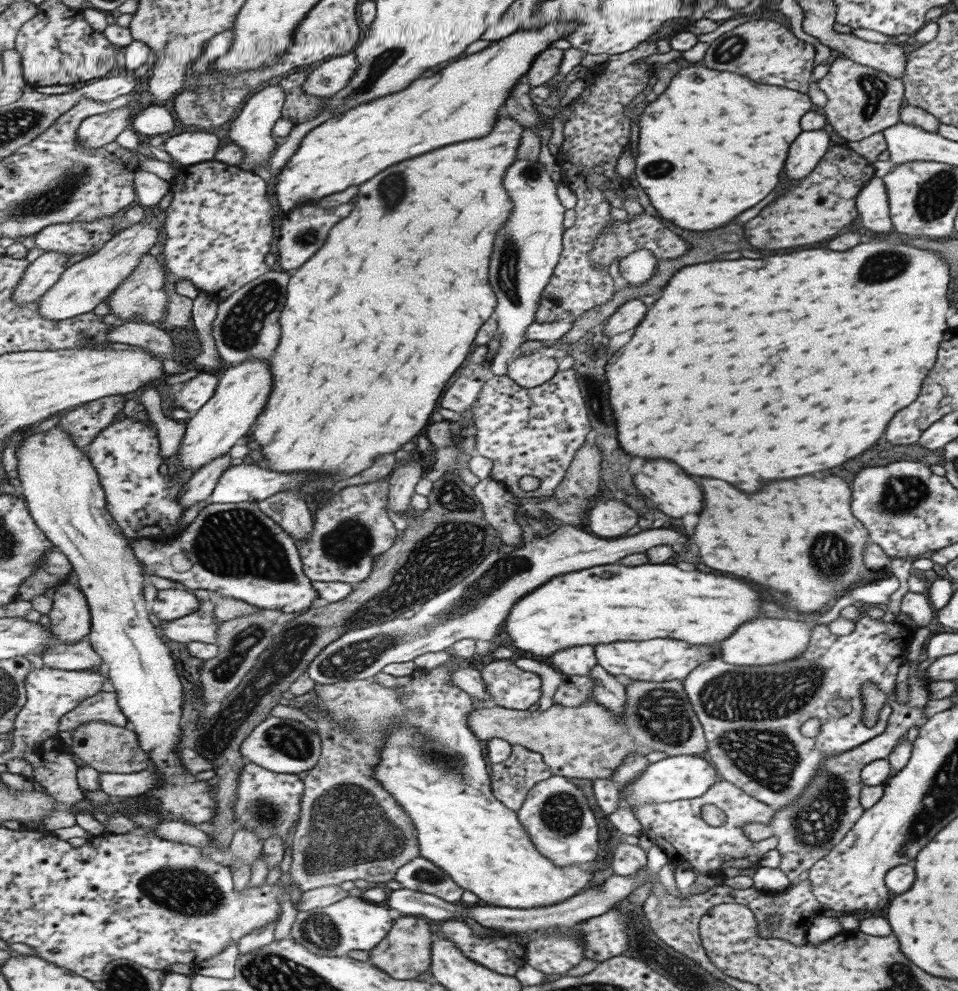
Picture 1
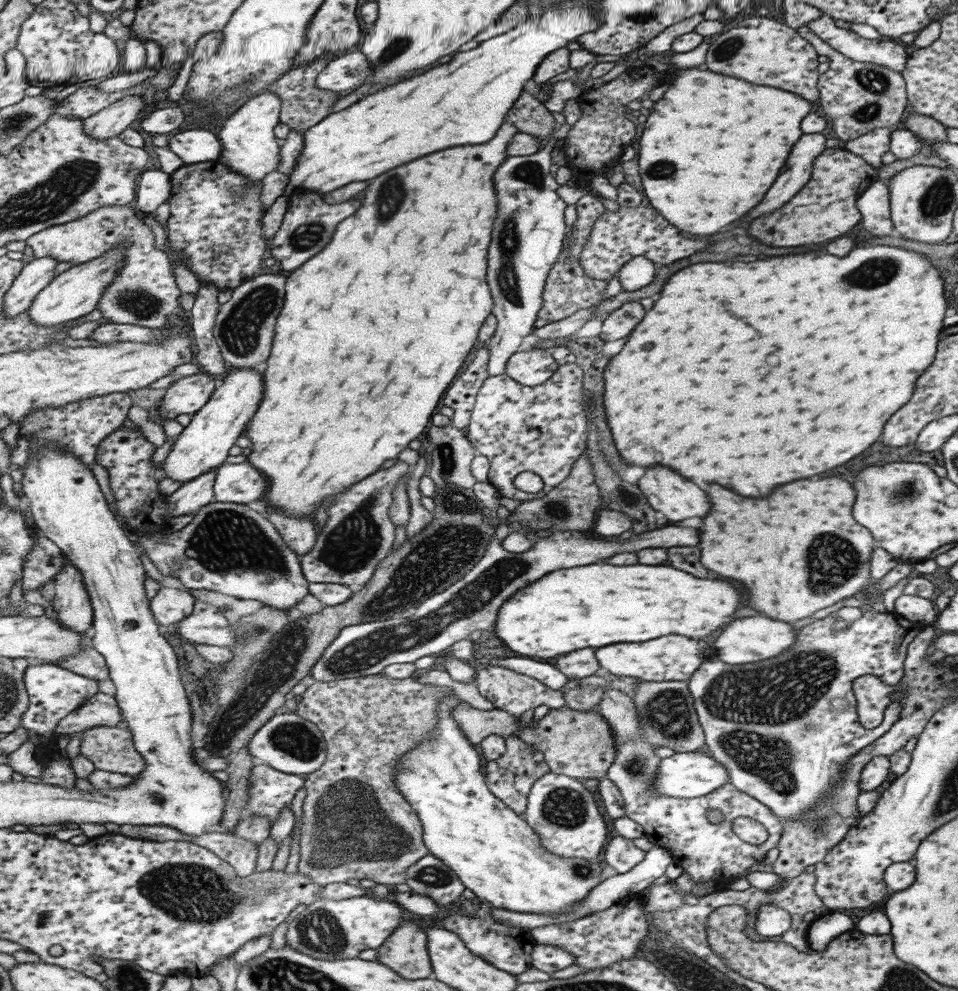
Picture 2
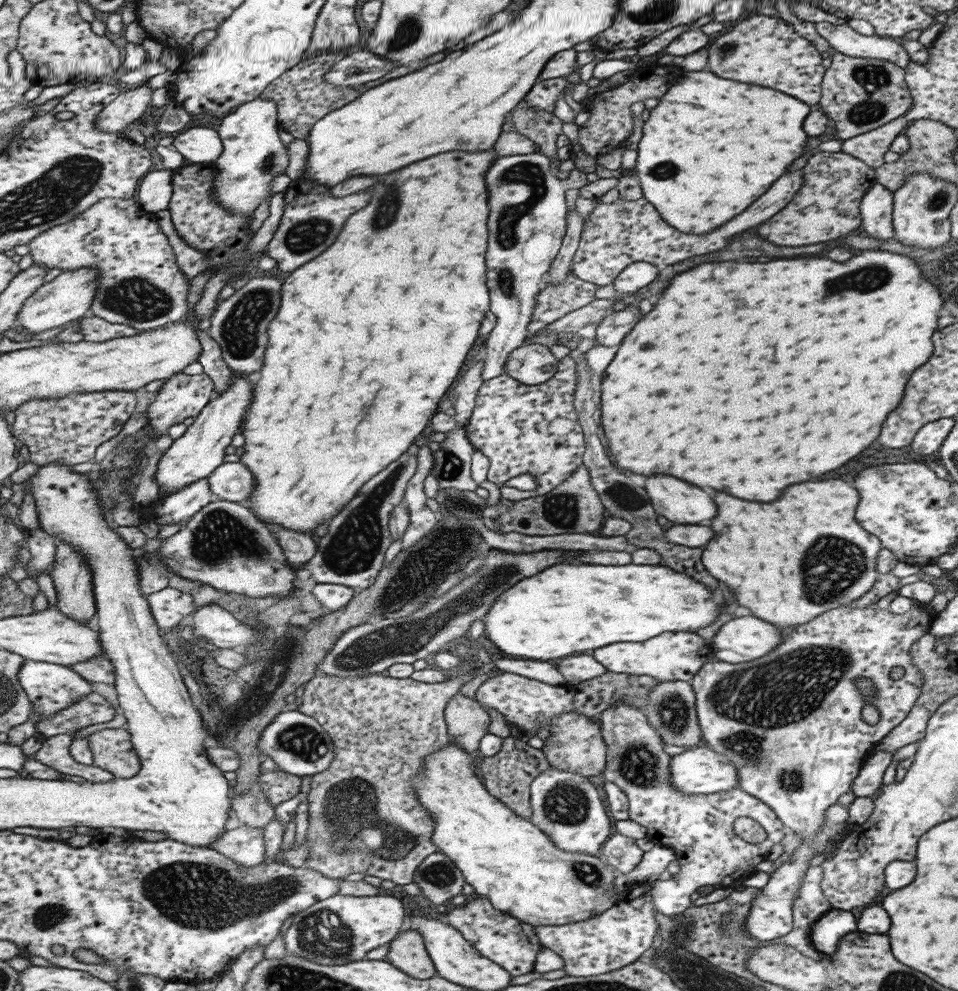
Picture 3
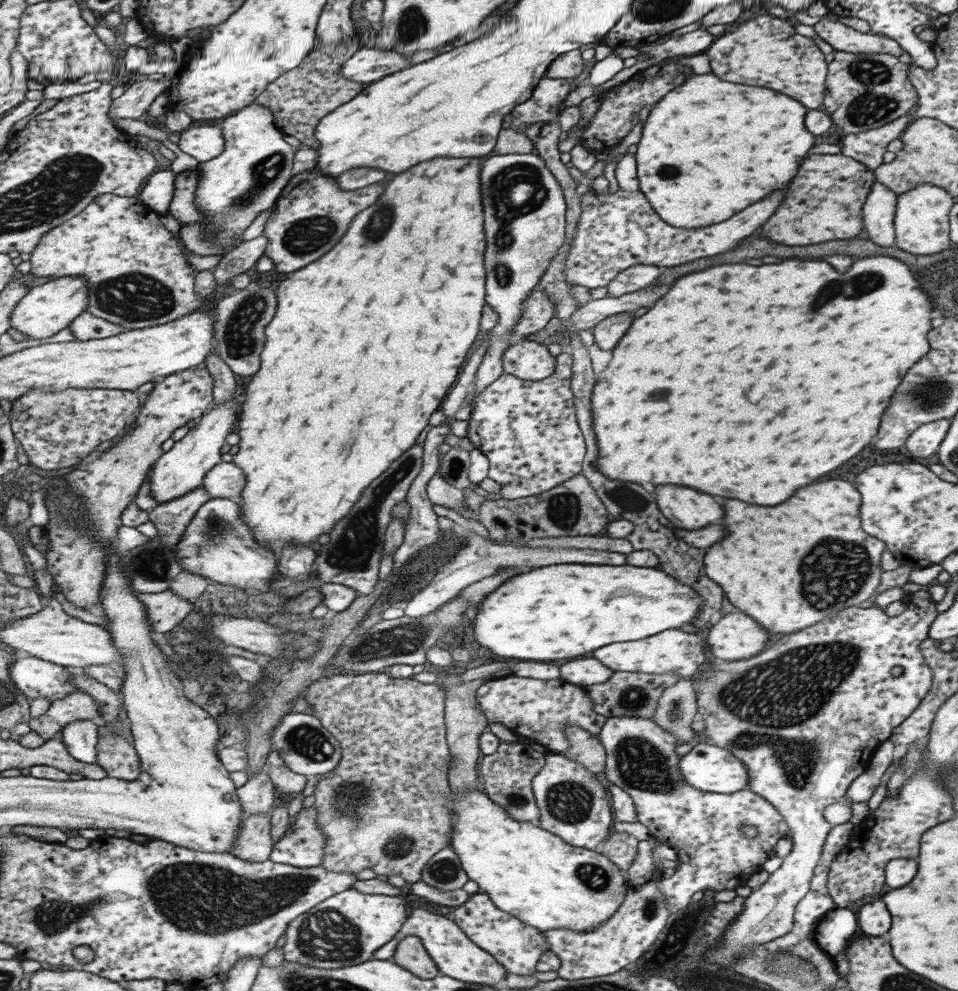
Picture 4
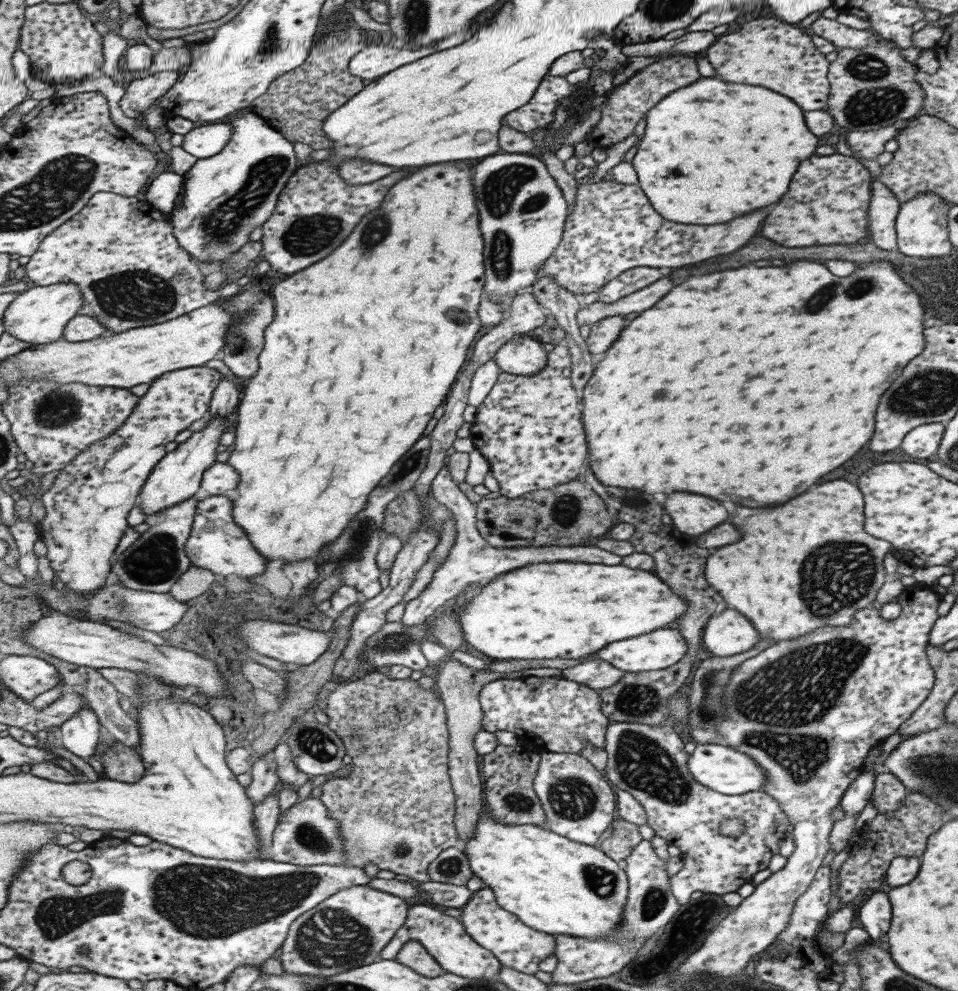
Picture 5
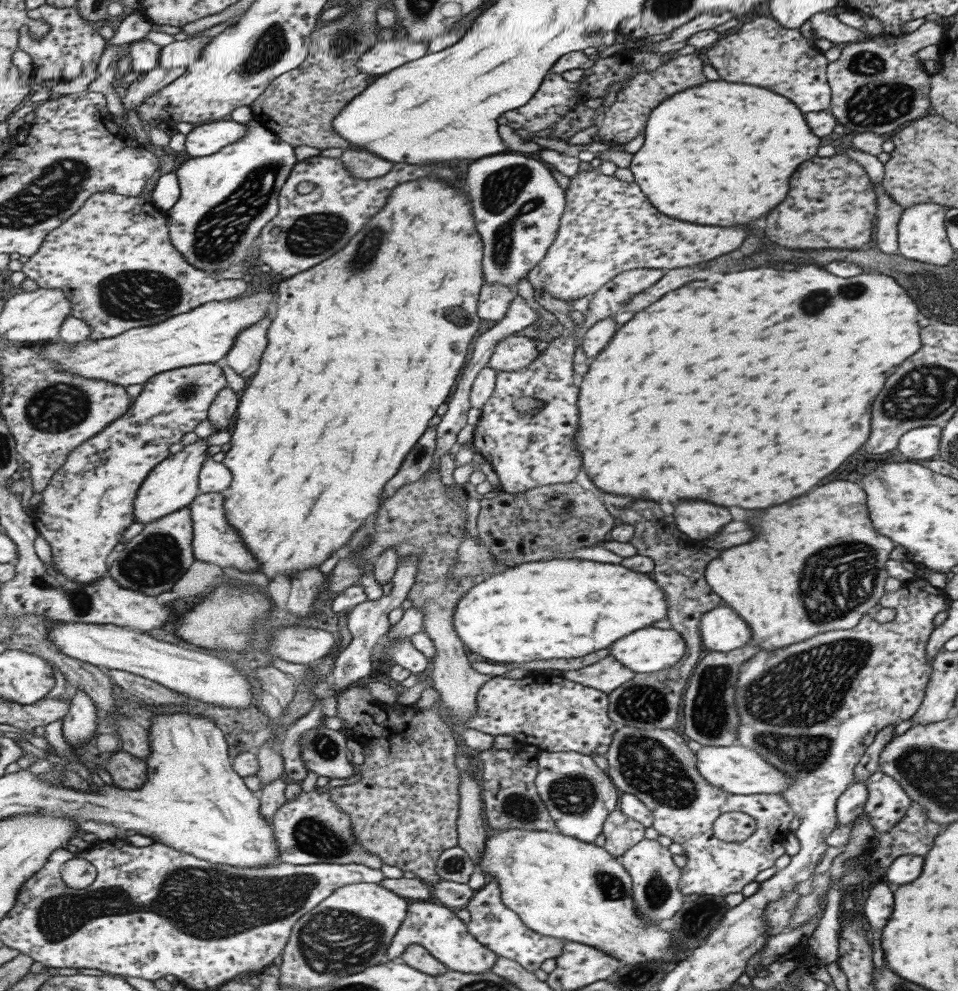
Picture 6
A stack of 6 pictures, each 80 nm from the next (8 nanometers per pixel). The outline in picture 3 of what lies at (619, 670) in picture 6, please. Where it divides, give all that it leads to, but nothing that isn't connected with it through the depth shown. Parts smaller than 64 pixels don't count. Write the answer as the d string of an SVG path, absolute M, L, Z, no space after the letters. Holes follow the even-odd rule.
M585 652L559 660L556 669L569 685L595 679L596 676L607 672L600 661L597 661L592 654L585 654Z

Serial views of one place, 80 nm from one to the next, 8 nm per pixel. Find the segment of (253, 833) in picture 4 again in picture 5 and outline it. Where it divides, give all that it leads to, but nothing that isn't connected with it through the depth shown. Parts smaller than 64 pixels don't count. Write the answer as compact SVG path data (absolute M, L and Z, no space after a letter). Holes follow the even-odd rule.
M277 791L272 792L266 800L254 808L254 827L257 828L259 839L261 839L260 854L262 854L262 858L270 858L273 835L280 823L279 812L281 812L281 807Z

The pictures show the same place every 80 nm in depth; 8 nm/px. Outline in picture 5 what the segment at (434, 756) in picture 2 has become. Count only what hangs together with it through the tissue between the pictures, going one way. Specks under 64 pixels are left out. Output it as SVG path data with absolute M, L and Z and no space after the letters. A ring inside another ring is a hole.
M489 807L482 808L479 820L477 834L466 847L464 844L460 846L469 859L471 870L481 878L482 888L492 888L505 910L516 914L531 928L553 936L564 934L600 939L614 935L628 893L626 874L620 863L609 858L601 849L573 842L543 826L502 823Z

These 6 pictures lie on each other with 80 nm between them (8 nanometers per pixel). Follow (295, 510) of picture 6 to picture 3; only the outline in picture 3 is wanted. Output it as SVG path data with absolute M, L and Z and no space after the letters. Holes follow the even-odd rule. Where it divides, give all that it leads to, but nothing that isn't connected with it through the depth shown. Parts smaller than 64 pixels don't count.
M495 148L485 152L445 152L429 160L401 168L399 172L379 176L379 182L373 186L373 200L367 208L351 216L349 224L343 228L343 234L337 238L329 252L317 256L308 264L293 271L284 280L281 310L269 327L269 354L265 353L264 367L255 376L254 399L248 411L241 432L245 436L245 445L240 451L241 461L256 476L256 487L249 500L255 505L257 516L269 526L285 526L288 529L315 535L315 528L331 520L343 508L347 507L363 484L384 471L391 463L409 450L423 432L427 430L433 414L439 408L439 402L449 394L453 382L457 380L473 346L479 340L479 330L488 312L492 310L492 298L487 284L487 244L489 244L489 188L485 176L497 160Z

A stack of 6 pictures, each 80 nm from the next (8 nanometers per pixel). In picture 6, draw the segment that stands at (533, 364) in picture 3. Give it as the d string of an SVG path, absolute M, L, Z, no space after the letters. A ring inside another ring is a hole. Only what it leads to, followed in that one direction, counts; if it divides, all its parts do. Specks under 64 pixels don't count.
M520 334L511 335L497 345L488 367L497 372L519 372L531 366L538 355L535 339Z

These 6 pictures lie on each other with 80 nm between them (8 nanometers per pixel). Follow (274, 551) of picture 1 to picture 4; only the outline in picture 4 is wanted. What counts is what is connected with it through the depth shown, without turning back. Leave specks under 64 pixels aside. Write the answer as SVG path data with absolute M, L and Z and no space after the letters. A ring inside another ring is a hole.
M223 498L212 499L200 508L195 518L189 523L188 530L184 532L183 540L181 540L176 553L180 557L181 566L185 571L210 578L213 580L215 591L218 593L232 587L237 588L237 590L253 588L262 593L268 592L273 589L272 582L276 580L276 572L280 568L280 561L275 556L275 552L267 546L261 548L251 526L245 522L244 516L241 515L239 504Z

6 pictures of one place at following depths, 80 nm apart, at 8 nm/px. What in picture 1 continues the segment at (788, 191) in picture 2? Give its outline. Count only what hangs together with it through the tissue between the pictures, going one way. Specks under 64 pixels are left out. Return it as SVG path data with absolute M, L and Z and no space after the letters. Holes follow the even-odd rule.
M825 128L801 132L801 134L793 140L793 144L789 146L789 156L787 156L787 160L785 160L787 184L783 184L781 194L787 190L789 182L801 180L813 170L813 167L825 154L829 144L831 144L831 142Z

